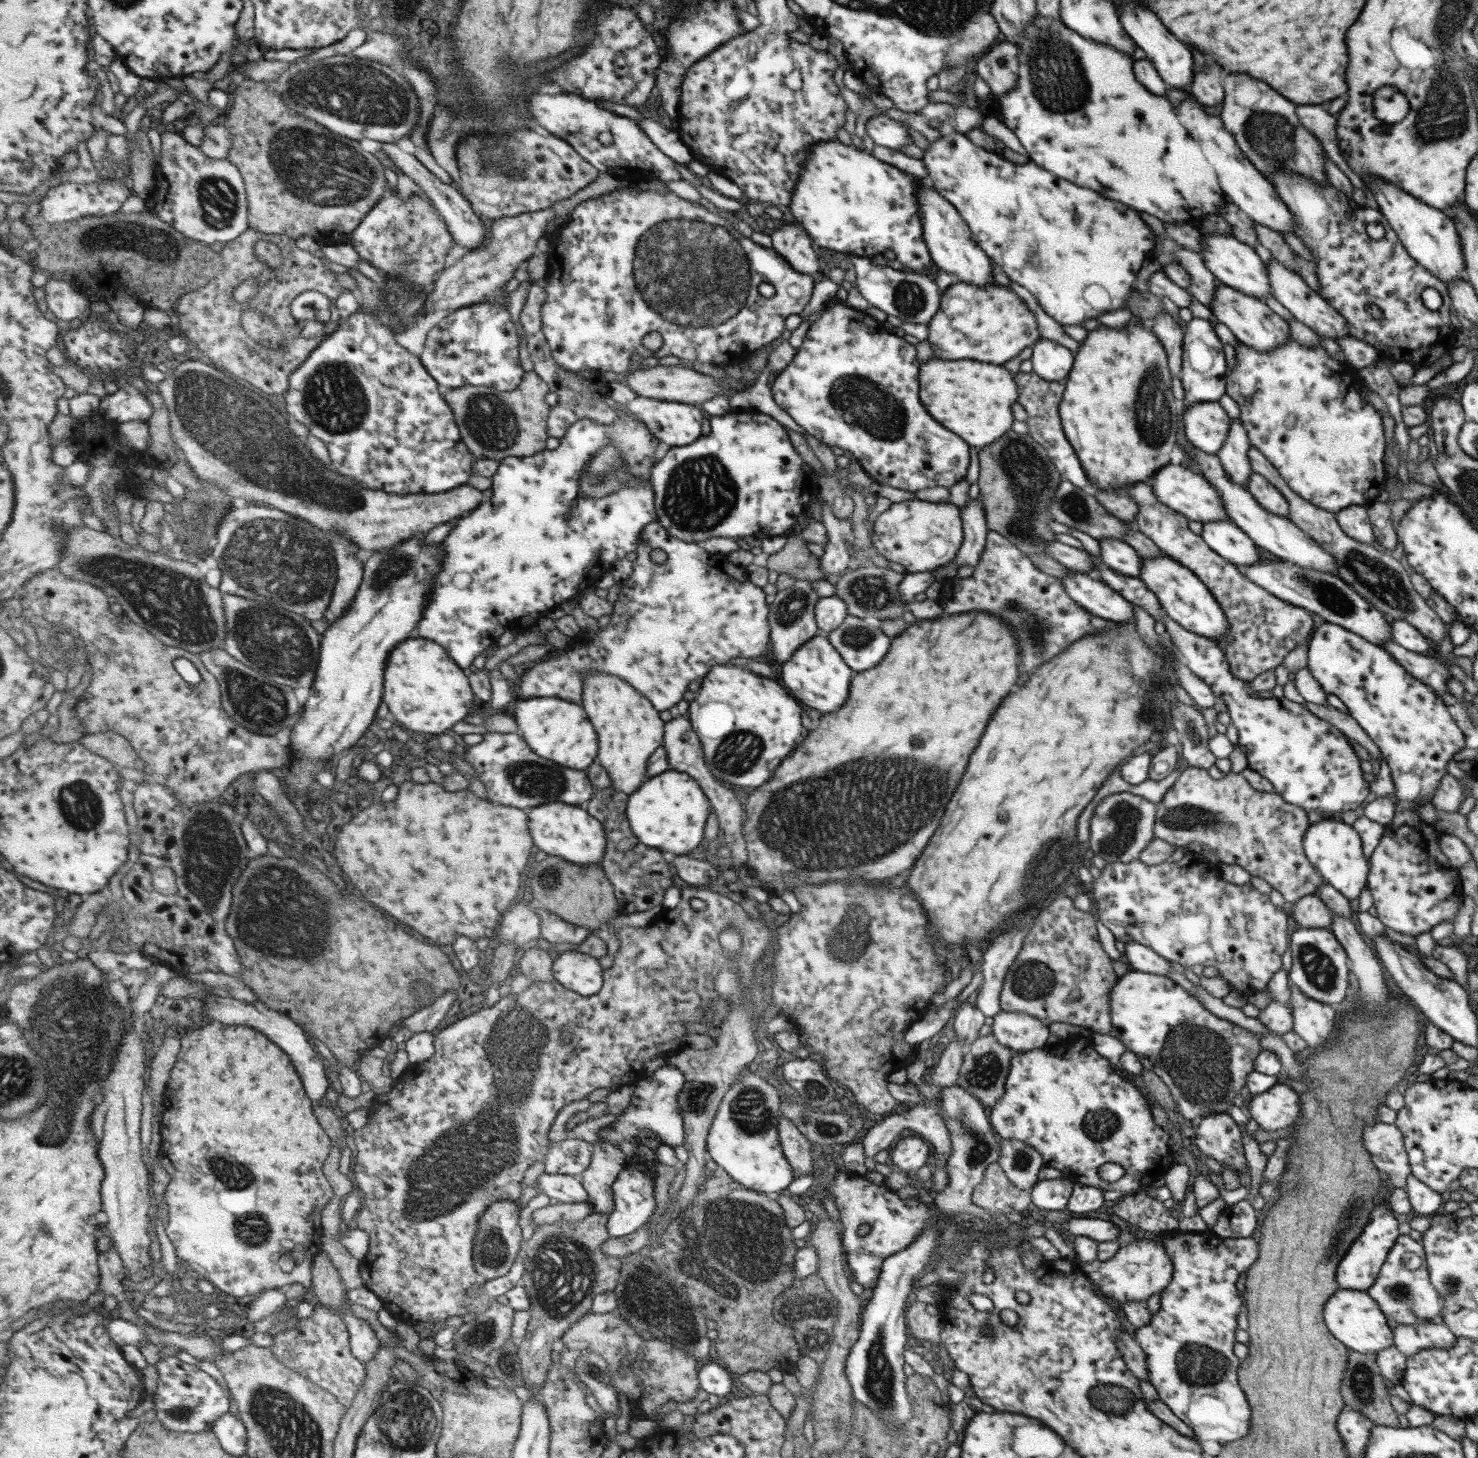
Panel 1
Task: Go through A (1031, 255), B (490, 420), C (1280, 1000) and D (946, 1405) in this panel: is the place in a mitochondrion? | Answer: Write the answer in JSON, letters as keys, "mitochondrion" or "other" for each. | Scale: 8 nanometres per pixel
{"A":"mitochondrion","B":"mitochondrion","C":"other","D":"other"}

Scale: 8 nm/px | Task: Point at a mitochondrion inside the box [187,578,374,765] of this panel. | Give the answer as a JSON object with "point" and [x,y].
{"point":[278,643]}

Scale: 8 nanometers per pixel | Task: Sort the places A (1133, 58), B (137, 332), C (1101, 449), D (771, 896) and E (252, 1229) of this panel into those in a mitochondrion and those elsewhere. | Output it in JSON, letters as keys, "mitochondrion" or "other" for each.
{"A":"other","B":"other","C":"other","D":"other","E":"mitochondrion"}

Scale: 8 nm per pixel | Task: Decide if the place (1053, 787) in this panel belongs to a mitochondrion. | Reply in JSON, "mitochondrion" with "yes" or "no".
{"mitochondrion":"no"}

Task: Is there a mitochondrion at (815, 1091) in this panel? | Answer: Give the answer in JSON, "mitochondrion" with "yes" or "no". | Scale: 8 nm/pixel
{"mitochondrion":"yes"}

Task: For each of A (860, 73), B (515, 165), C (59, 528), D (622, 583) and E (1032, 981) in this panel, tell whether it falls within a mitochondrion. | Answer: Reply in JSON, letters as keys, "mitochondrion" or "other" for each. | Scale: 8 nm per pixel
{"A":"other","B":"mitochondrion","C":"mitochondrion","D":"other","E":"mitochondrion"}

